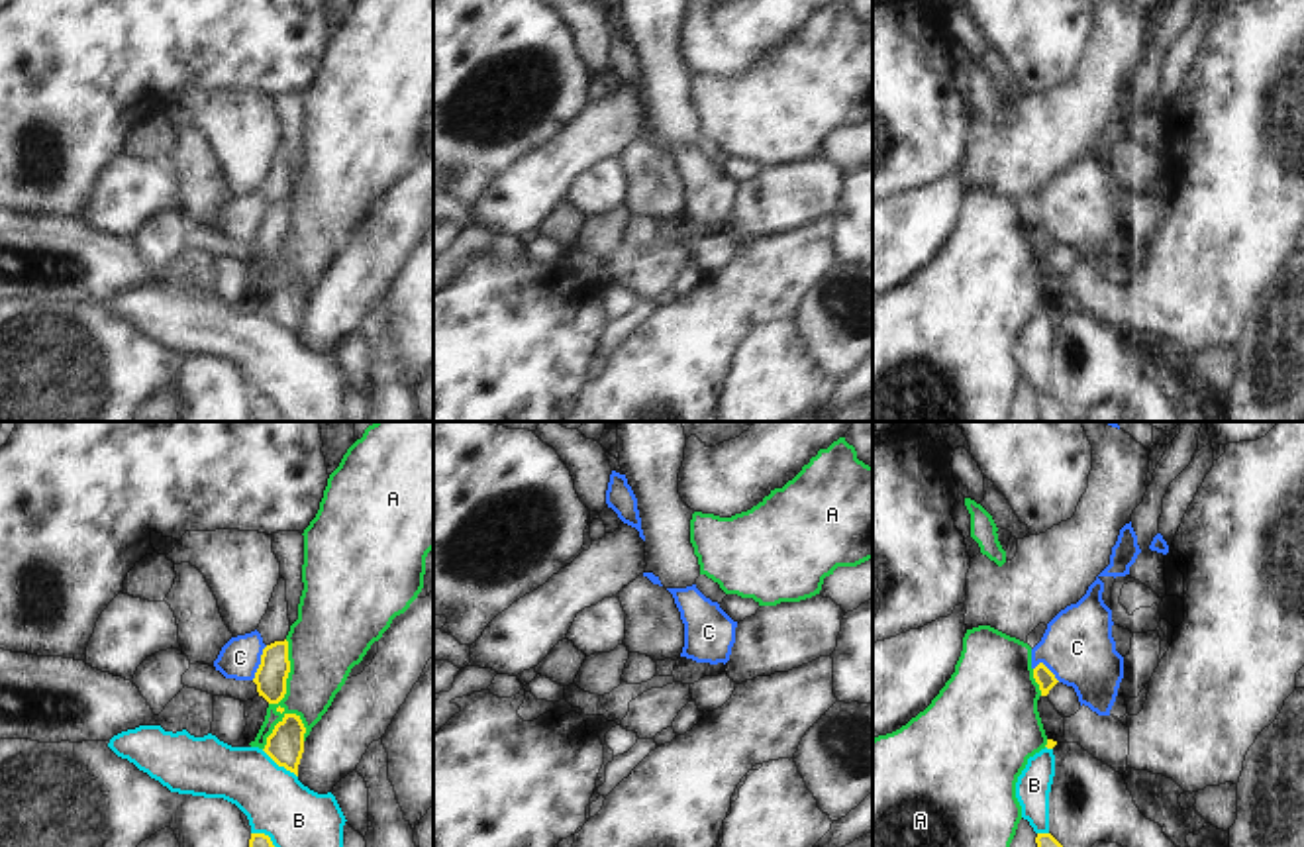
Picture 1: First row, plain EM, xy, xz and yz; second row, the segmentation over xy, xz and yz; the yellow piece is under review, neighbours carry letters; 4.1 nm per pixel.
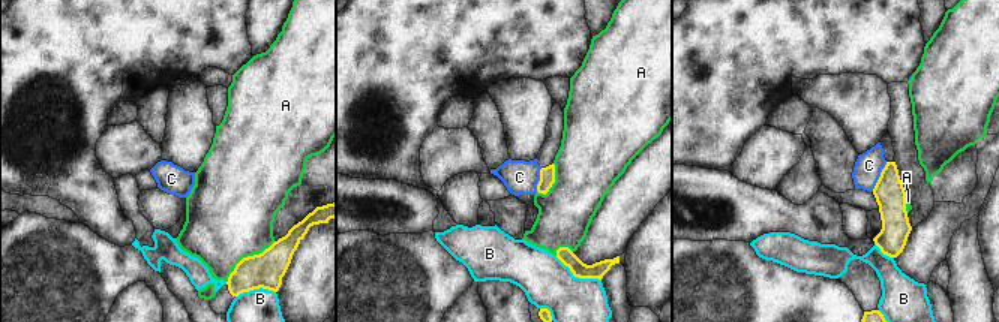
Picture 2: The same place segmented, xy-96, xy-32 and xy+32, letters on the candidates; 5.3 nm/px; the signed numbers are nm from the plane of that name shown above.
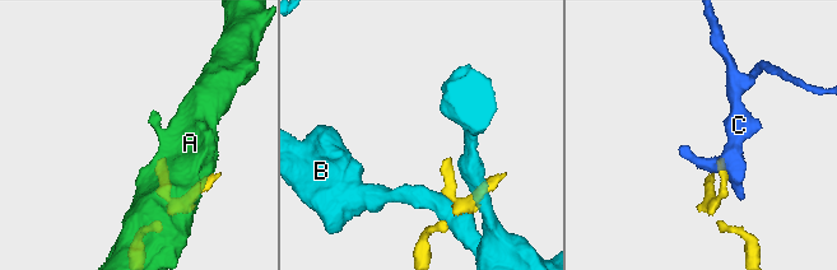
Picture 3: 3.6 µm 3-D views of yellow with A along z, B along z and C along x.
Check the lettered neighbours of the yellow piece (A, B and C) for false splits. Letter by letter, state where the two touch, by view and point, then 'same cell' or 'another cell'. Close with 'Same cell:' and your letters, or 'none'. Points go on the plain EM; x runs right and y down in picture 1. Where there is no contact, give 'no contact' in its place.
A: xy (285, 253) | another cell
B: xy (279, 326) | another cell
C: xy (261, 224) | another cell
Same cell: none

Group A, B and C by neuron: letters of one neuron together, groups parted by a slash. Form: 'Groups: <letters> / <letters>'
Groups: A / B / C

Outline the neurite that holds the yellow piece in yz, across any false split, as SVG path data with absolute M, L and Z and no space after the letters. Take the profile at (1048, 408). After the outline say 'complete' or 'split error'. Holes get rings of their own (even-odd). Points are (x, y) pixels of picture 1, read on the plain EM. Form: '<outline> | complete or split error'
M1037 394L1037 420L1039 422L1069 422L1069 414L1051 394Z | complete

